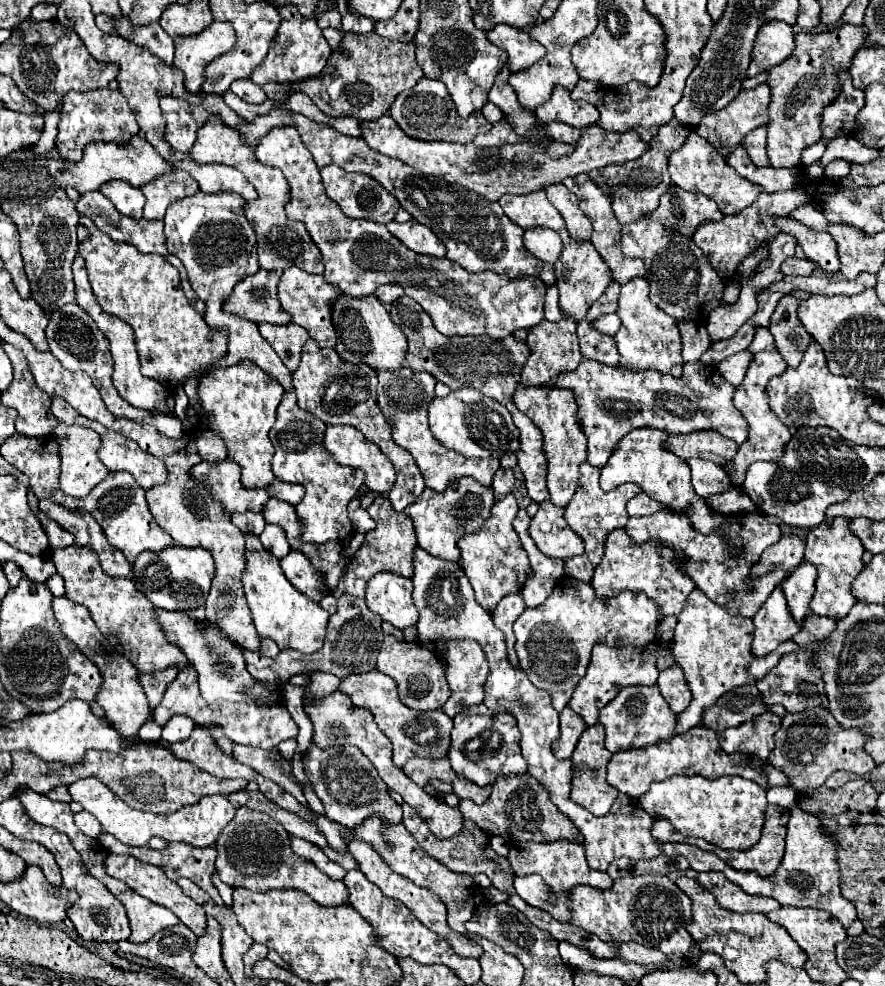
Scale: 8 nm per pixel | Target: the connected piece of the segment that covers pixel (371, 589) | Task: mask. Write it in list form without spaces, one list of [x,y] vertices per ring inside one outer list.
[[[380,572],[376,574],[366,588],[366,602],[368,608],[372,612],[376,612],[382,620],[390,622],[392,626],[396,626],[398,630],[406,630],[406,628],[414,628],[418,624],[418,608],[412,602],[412,580],[402,578],[402,576],[394,576],[392,572]]]

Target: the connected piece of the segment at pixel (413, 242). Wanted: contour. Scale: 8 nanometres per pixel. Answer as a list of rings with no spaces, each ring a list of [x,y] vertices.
[[[410,220],[410,222],[390,222],[388,230],[410,250],[418,254],[428,254],[428,256],[446,256],[444,244],[438,240],[438,236],[424,224]]]

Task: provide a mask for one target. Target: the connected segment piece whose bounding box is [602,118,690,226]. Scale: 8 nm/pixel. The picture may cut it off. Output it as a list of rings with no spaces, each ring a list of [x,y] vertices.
[[[672,118],[668,124],[664,124],[658,134],[650,140],[650,150],[632,160],[632,162],[624,162],[624,164],[610,164],[606,168],[602,168],[602,176],[608,188],[612,190],[610,194],[610,202],[612,202],[612,210],[616,220],[624,226],[630,222],[640,220],[644,214],[652,212],[658,204],[658,198],[664,194],[664,188],[670,186],[670,176],[668,176],[668,152],[680,148],[680,144],[684,144],[686,136],[688,136],[688,126],[680,124],[676,118]]]

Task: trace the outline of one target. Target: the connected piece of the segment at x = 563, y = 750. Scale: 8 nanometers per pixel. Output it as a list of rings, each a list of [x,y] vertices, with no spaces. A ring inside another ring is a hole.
[[[564,708],[560,712],[560,738],[554,744],[556,756],[560,756],[562,760],[570,758],[578,738],[582,736],[582,732],[586,728],[588,728],[588,724],[584,722],[584,718],[580,718],[576,712],[572,712],[572,708]]]

